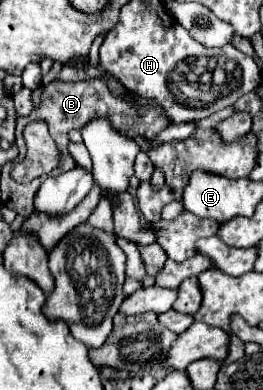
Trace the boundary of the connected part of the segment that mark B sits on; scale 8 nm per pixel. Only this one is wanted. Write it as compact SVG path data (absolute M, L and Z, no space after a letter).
M104 78L90 80L90 82L70 82L70 84L50 82L44 88L44 92L42 92L42 104L40 104L40 108L32 110L32 114L26 116L26 118L18 118L16 144L20 148L20 158L24 156L24 128L26 128L26 124L30 124L34 120L44 120L48 124L48 128L50 128L50 136L54 138L58 150L62 152L62 164L56 170L58 172L72 170L72 166L76 162L74 162L74 158L68 152L68 142L70 142L68 134L72 130L82 130L88 122L92 122L96 118L108 120L114 130L122 132L128 138L144 136L148 142L152 142L160 130L164 130L164 128L170 126L168 116L156 106L156 102L148 102L146 98L134 96L134 94L130 94L130 90L124 90L124 96L118 96L118 94L114 94L108 88L108 82Z

